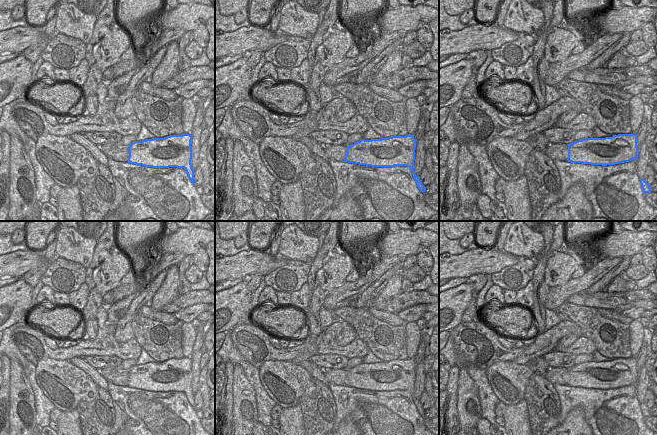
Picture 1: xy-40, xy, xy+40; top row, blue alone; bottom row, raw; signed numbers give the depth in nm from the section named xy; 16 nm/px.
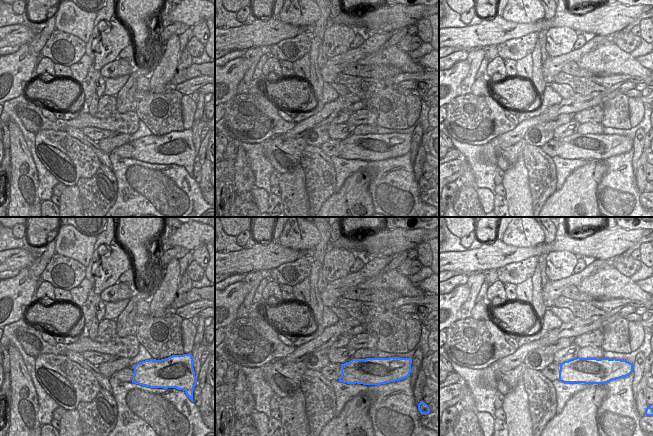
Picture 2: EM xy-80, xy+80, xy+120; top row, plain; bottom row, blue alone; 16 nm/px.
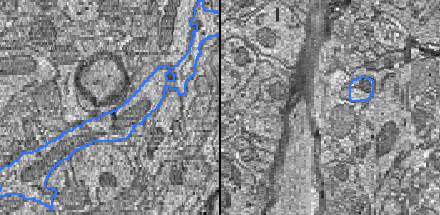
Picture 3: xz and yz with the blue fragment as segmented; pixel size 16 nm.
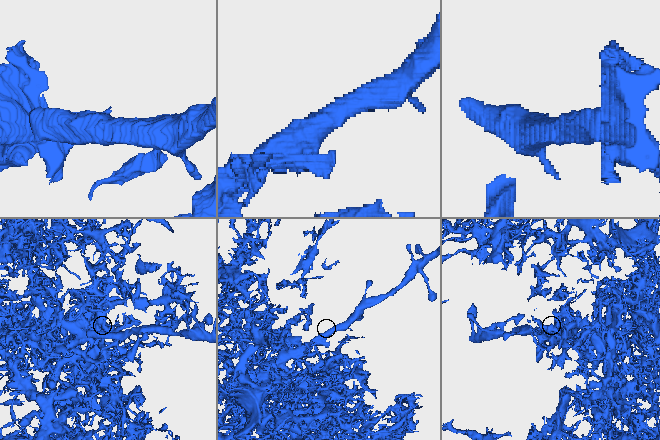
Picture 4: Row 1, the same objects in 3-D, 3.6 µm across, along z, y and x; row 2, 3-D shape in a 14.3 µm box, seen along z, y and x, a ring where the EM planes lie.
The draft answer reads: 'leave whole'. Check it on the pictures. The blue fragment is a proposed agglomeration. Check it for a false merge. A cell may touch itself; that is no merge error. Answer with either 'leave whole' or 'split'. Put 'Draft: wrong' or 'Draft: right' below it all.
split
Draft: wrong

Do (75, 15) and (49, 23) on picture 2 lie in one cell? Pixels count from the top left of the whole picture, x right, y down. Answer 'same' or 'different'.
different

